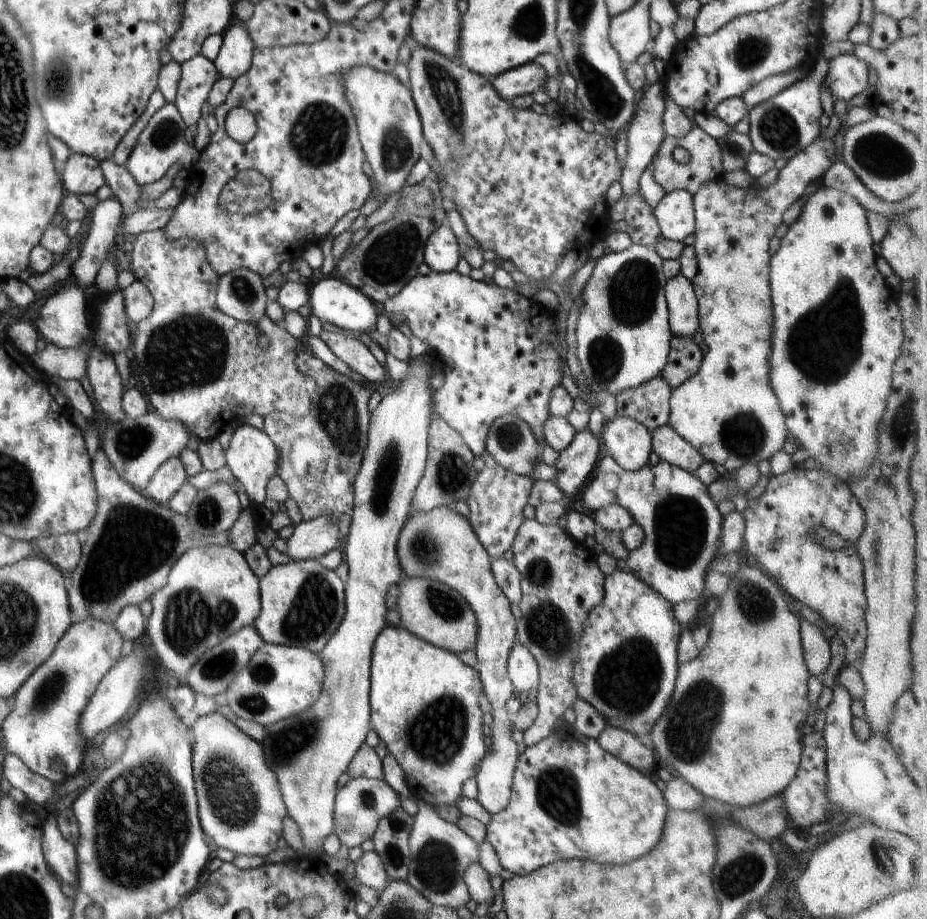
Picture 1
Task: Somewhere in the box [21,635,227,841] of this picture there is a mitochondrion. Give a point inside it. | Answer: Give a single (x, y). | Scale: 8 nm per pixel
(48, 690)

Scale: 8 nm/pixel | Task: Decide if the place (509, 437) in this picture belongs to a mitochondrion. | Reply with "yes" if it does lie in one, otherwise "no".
yes

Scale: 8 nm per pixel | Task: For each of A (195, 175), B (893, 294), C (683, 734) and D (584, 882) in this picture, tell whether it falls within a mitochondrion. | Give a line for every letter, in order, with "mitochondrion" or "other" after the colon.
A: other
B: other
C: mitochondrion
D: other

